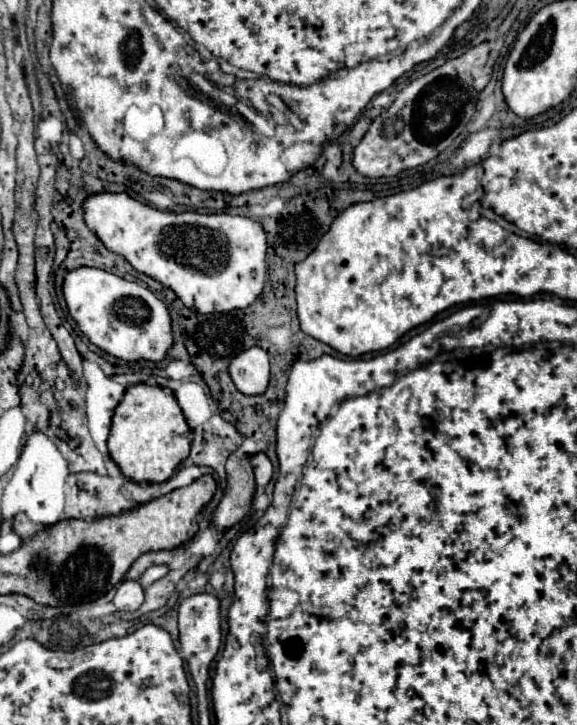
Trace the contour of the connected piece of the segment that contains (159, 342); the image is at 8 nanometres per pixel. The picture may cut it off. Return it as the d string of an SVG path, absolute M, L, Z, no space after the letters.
M74 268L62 284L70 316L86 338L100 350L126 360L160 362L172 346L172 324L166 306L144 286L98 268Z

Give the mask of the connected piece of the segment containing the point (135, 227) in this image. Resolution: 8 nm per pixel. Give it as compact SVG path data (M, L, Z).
M96 192L82 202L86 226L102 240L102 244L130 262L136 272L142 272L162 286L168 286L176 296L200 314L230 312L248 308L260 294L266 278L266 234L264 228L248 216L198 214L198 212L162 212L128 196L126 192Z

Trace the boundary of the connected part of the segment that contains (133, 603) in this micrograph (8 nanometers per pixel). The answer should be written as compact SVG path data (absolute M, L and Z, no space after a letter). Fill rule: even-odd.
M124 580L114 596L114 606L120 612L128 612L128 610L138 610L144 602L144 588L140 586L138 580Z

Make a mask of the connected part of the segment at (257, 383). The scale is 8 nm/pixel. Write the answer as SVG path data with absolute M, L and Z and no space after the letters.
M258 346L244 350L230 362L230 376L242 394L264 394L270 382L268 354Z

